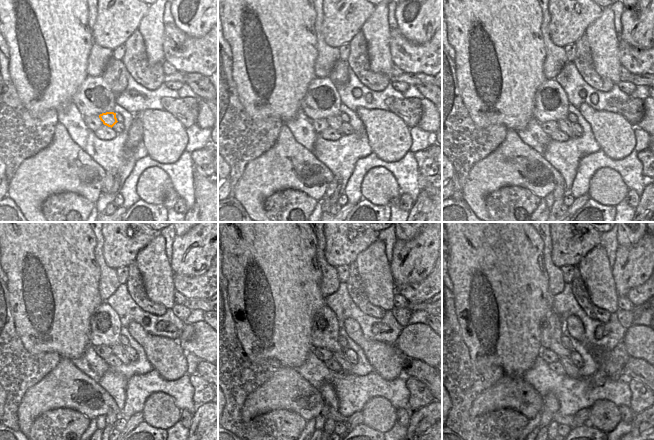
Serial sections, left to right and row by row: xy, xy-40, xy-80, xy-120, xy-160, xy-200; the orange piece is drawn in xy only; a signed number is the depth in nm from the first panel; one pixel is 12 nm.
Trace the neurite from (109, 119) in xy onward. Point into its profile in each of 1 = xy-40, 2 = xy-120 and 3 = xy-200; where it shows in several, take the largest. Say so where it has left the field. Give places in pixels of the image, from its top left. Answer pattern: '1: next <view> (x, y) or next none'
1: next xy-40 (335, 122)
2: next xy-120 (118, 350)
3: next xy-200 (571, 370)

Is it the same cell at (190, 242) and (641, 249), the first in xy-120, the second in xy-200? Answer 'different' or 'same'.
same

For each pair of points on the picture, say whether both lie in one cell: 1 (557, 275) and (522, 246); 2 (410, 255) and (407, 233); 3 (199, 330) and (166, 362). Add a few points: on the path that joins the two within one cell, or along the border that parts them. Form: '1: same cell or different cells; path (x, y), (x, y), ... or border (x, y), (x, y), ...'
1: different cells; border (543, 240), (543, 264), (548, 277), (548, 287)
2: different cells; border (419, 232), (411, 239), (398, 240)
3: different cells; border (177, 340), (186, 354)

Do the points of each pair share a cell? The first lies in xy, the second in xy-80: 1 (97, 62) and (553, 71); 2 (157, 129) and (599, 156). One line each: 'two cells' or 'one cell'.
1: one cell
2: two cells

